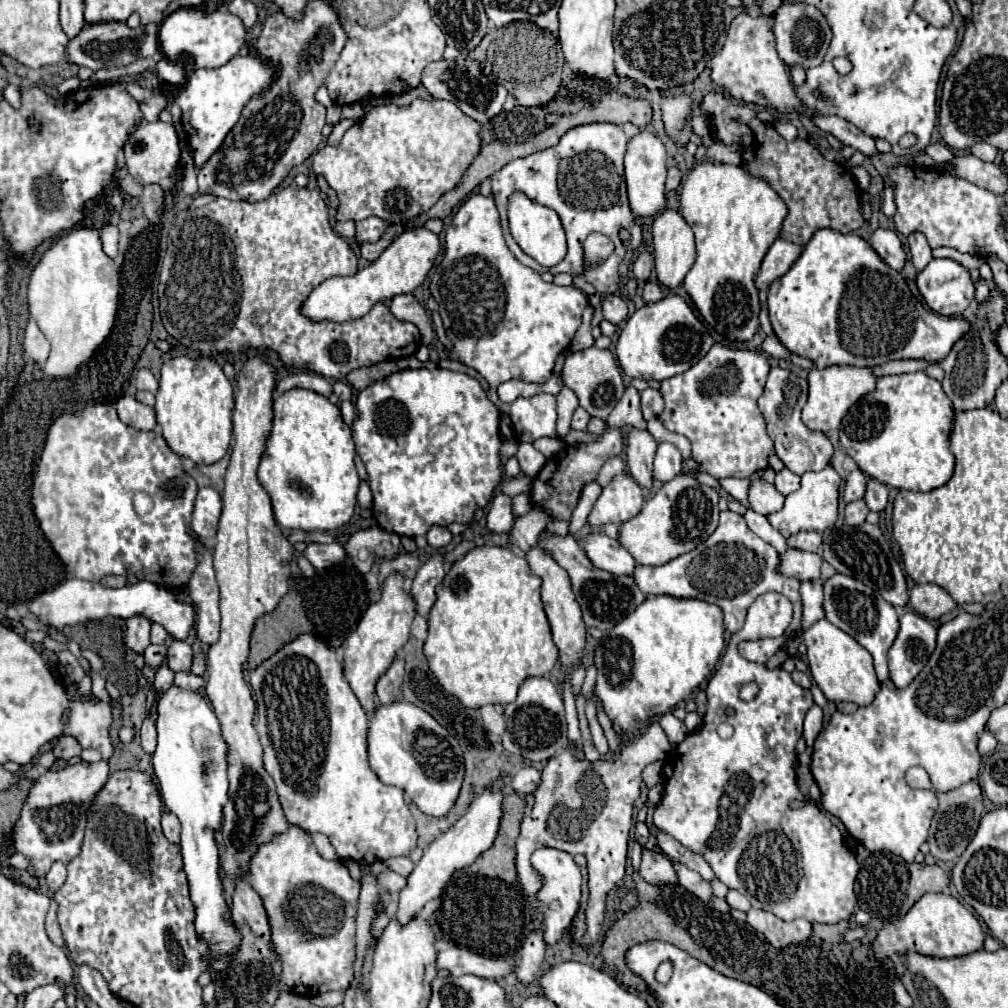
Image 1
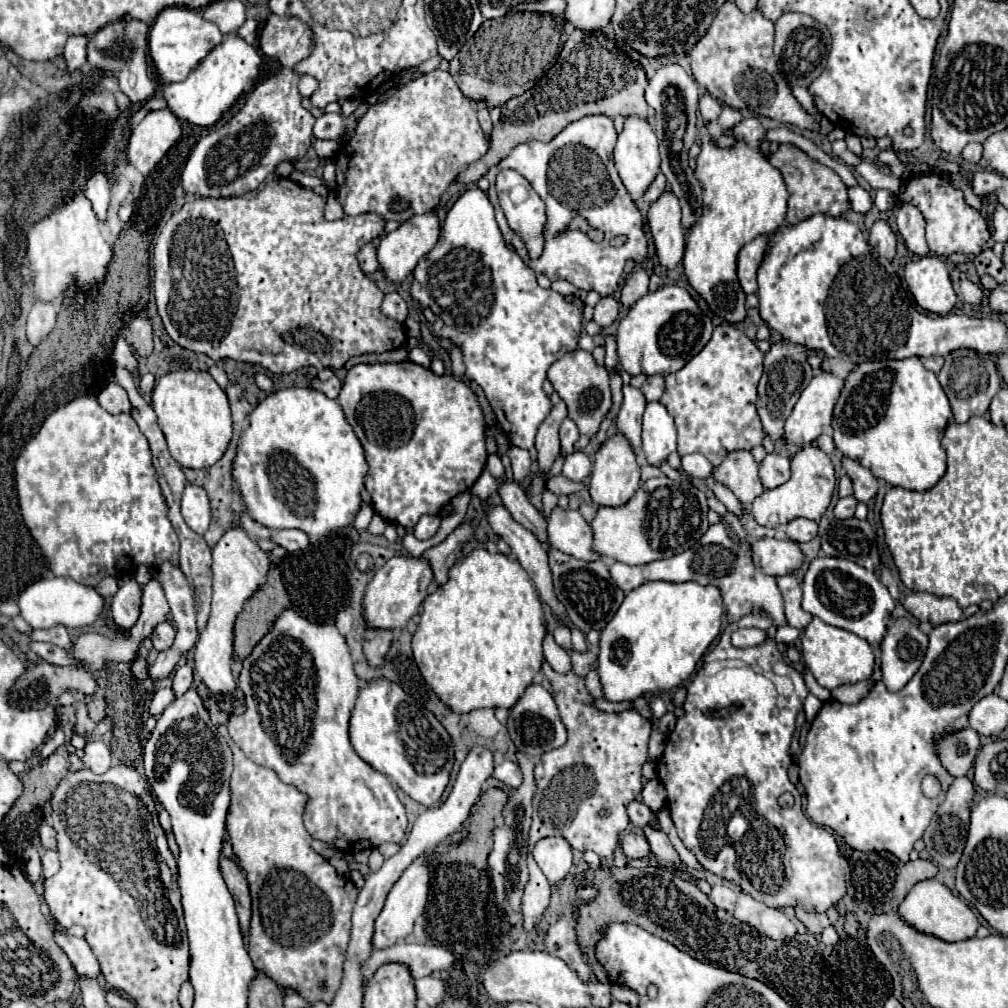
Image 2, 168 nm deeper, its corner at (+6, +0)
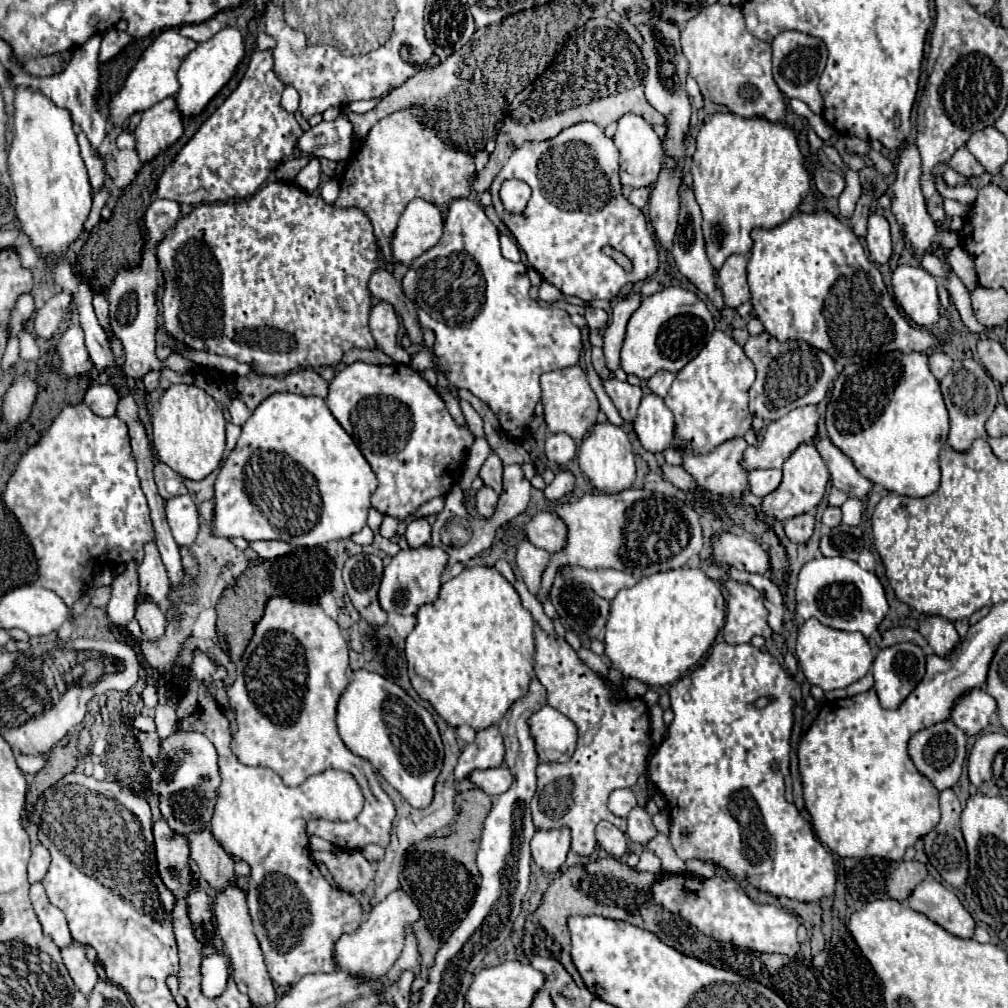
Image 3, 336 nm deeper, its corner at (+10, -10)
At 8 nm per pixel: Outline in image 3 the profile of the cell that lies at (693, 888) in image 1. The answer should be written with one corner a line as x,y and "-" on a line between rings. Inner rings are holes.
636,806
628,814
628,830
626,830
626,834
628,834
628,838
632,842
638,842
640,846
646,846
654,836
658,836
658,830
654,828
650,814
644,808

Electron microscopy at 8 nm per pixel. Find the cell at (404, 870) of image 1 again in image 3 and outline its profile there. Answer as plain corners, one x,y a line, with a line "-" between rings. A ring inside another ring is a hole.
358,850
342,852
340,856
334,856
330,852
314,852
314,862
326,864
336,884
350,894
364,892
376,876
376,866
368,862

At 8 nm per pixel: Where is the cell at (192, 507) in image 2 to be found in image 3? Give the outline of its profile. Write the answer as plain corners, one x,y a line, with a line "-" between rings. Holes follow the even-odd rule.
186,494
166,500
166,518
180,546
190,546
196,540
200,522
198,522
198,508
192,496

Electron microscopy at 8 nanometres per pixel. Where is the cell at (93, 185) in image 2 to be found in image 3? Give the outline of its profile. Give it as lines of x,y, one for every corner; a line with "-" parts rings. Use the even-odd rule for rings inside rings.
80,132
78,134
78,144
80,144
80,152
82,152
82,160
86,164
88,170
88,178
92,184
94,194
98,194
104,188
104,158
96,154
96,150
92,150
92,144
88,142
86,134

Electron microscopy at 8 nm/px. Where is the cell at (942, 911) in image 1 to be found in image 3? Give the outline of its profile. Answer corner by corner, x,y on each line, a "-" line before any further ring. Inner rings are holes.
940,882
918,884
908,898
908,906
926,918
932,918
932,922
944,926
944,930
956,934
956,938
972,938
974,934
974,918
960,904
956,894

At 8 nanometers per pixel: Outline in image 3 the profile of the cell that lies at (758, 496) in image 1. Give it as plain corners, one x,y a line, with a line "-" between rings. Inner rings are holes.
734,438
724,444
720,444
714,452
704,454
704,456
692,456
688,450
682,450
684,456
684,468
696,478
698,486
704,490
710,490
716,496
724,498
742,498
746,488
748,488
748,470
744,470
742,460
744,460
744,450
748,448
744,438

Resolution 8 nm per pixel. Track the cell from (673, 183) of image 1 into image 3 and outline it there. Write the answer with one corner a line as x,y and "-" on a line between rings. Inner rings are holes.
636,188
628,194
628,200
636,206
636,208
644,208
648,204
648,198
650,198
650,188

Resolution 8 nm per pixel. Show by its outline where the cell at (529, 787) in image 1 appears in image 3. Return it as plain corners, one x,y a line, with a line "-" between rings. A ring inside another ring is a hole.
506,766
474,770
470,774
470,780
490,796
500,796
500,794
504,794
504,790
508,790
508,786
512,786
512,774

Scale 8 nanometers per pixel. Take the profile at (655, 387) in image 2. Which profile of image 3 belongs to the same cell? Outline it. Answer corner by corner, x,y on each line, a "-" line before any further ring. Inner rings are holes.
660,370
660,372
656,372
656,374
648,380
648,388
650,388
652,394
664,398
674,378
676,378
676,376
674,376
672,372
664,372
664,370

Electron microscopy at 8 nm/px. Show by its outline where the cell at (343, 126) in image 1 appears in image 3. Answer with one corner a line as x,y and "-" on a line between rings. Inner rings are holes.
312,158
308,162
308,166
296,176
296,184
306,190
306,192
314,192
320,184
320,160

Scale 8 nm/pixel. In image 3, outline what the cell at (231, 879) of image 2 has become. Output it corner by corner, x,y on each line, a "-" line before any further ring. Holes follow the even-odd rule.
210,830
190,834
188,840
190,866
196,870
196,874
200,874
204,882
208,882
208,886
212,886
216,894
220,894
220,890
224,890
228,884
236,882
234,862
230,854
218,844
218,840
214,840

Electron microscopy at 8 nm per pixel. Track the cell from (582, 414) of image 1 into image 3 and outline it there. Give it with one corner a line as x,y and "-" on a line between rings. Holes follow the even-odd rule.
552,434
546,440
546,458
552,464
566,464
576,456
576,442
568,434

